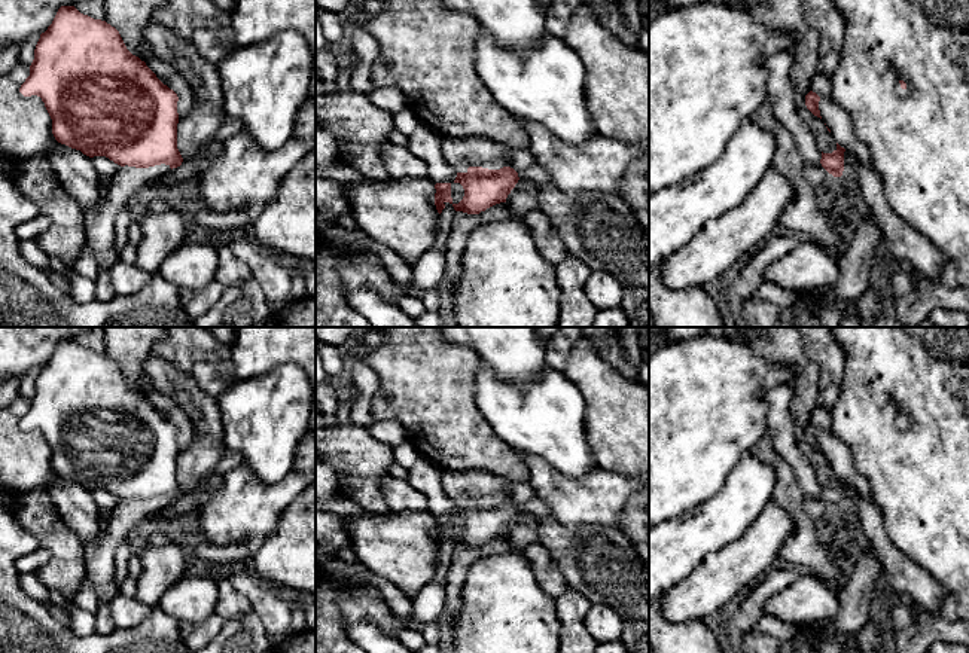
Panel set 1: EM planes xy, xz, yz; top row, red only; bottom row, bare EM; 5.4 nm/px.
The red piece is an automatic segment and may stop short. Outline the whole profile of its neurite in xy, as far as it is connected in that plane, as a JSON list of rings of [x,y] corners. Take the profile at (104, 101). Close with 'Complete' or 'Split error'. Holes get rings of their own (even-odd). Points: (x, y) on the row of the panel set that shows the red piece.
[[[61,6],[52,24],[40,34],[30,76],[19,92],[24,97],[40,97],[52,119],[55,140],[89,158],[106,156],[121,167],[135,168],[165,164],[173,170],[183,162],[177,149],[177,94],[164,85],[144,61],[127,49],[115,27],[80,13],[74,6]]]. Complete

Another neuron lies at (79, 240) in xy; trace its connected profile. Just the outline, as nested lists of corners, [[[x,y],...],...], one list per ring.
[[[46,156],[13,162],[21,170],[15,180],[19,192],[37,205],[39,214],[52,220],[34,241],[49,257],[71,266],[88,244],[85,211],[61,186]]]

